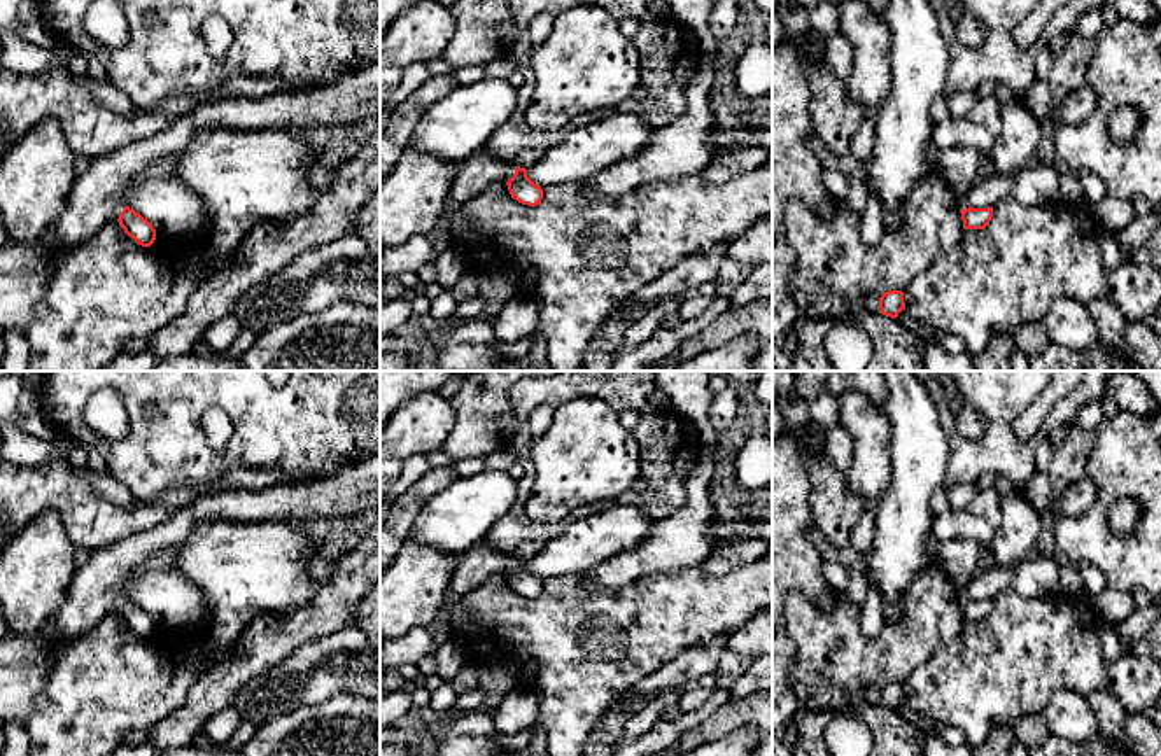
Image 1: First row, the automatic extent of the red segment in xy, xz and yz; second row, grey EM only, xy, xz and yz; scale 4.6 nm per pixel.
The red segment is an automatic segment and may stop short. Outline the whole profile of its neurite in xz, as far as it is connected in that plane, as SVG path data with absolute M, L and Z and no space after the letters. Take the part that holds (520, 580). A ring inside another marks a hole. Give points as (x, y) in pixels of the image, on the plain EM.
M515 558L515 565L506 578L511 590L522 597L536 598L543 592L543 581L527 569L525 560Z

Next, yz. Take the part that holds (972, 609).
M993 598L988 600L965 600L960 602L961 612L963 612L963 621L984 621L991 609L993 609Z

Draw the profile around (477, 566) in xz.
M478 544L476 548L457 555L448 595L462 597L487 583L496 574L508 574L513 565L515 558L485 544Z

